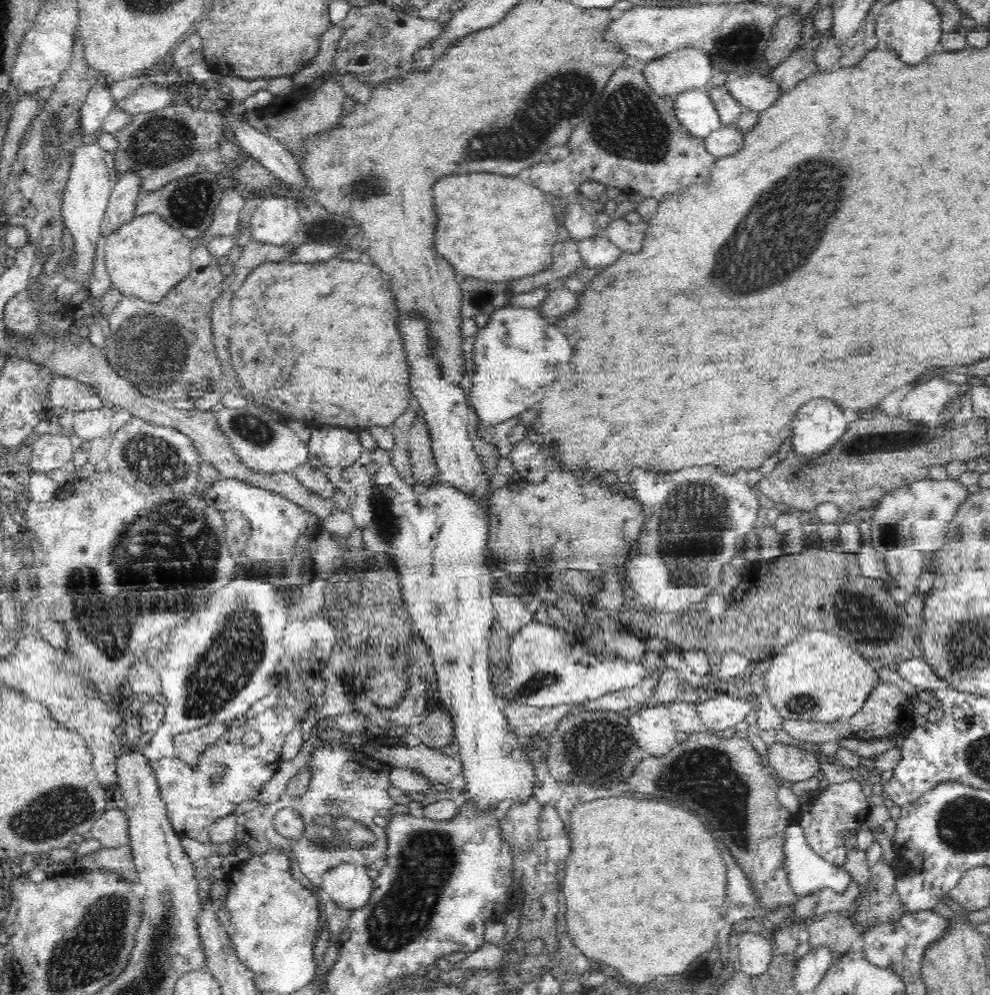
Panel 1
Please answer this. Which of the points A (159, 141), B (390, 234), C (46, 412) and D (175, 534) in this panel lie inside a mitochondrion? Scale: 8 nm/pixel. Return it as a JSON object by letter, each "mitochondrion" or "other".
{"A":"mitochondrion","B":"other","C":"other","D":"mitochondrion"}

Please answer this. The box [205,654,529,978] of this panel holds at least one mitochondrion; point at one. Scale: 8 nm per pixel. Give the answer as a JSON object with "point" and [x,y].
{"point":[427,858]}

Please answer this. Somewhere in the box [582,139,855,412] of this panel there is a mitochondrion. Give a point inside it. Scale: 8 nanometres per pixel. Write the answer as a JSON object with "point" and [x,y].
{"point":[799,204]}

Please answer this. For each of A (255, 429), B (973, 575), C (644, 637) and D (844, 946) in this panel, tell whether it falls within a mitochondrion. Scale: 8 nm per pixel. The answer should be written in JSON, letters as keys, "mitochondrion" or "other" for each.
{"A":"mitochondrion","B":"other","C":"other","D":"other"}

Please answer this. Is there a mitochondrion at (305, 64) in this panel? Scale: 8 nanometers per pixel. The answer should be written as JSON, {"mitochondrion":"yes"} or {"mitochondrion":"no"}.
{"mitochondrion":"no"}

